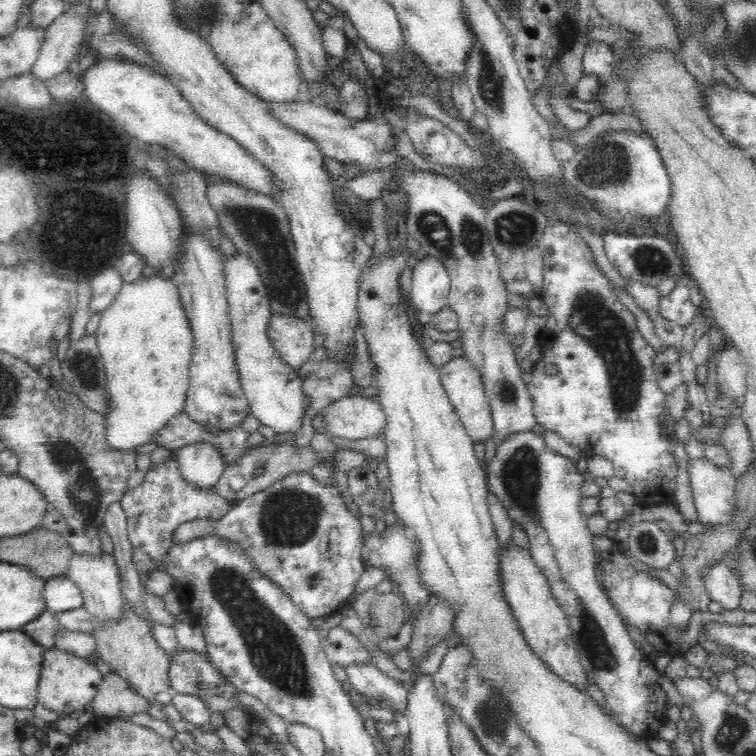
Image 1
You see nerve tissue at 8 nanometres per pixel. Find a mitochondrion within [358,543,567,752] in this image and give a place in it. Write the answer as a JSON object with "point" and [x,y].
{"point":[490,715]}

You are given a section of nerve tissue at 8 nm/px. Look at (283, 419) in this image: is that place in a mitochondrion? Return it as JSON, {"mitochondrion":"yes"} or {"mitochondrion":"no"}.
{"mitochondrion":"no"}

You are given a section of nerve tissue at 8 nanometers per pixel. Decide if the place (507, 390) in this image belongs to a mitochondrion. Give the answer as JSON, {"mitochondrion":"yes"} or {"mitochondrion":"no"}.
{"mitochondrion":"yes"}

